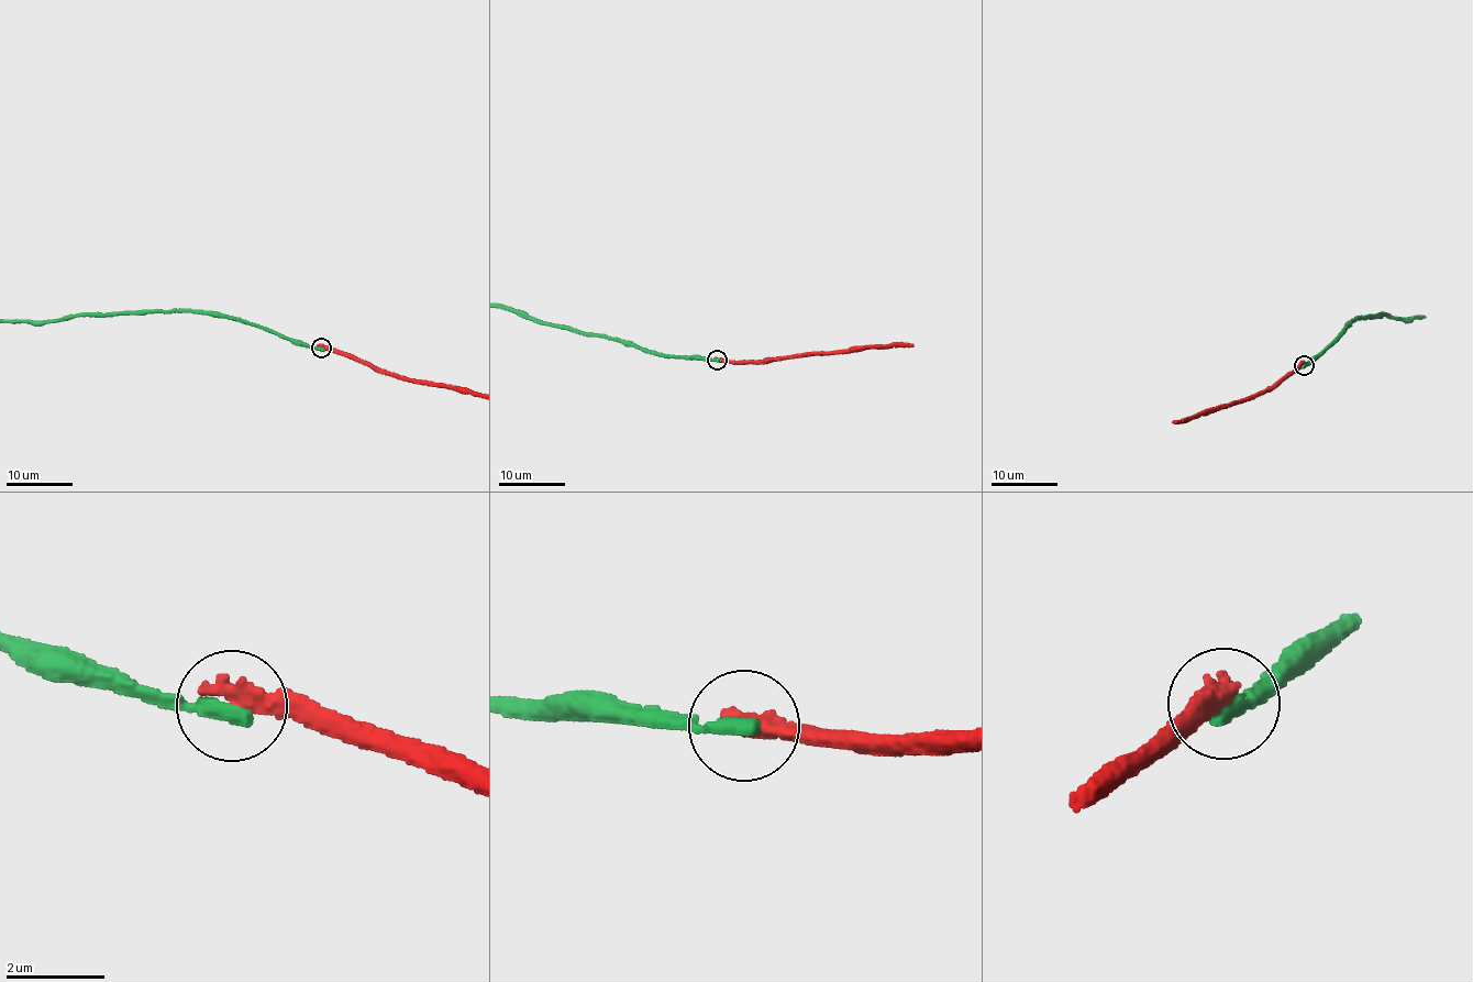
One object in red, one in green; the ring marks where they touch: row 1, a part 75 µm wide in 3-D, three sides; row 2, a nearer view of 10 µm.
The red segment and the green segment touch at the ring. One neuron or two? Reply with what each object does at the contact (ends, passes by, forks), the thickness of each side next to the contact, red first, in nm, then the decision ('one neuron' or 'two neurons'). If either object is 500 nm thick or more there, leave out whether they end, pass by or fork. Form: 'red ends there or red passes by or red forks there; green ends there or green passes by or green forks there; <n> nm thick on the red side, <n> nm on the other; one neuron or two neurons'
red ends there; green ends there; 420 nm thick on the red side, 380 nm on the other; two neurons

